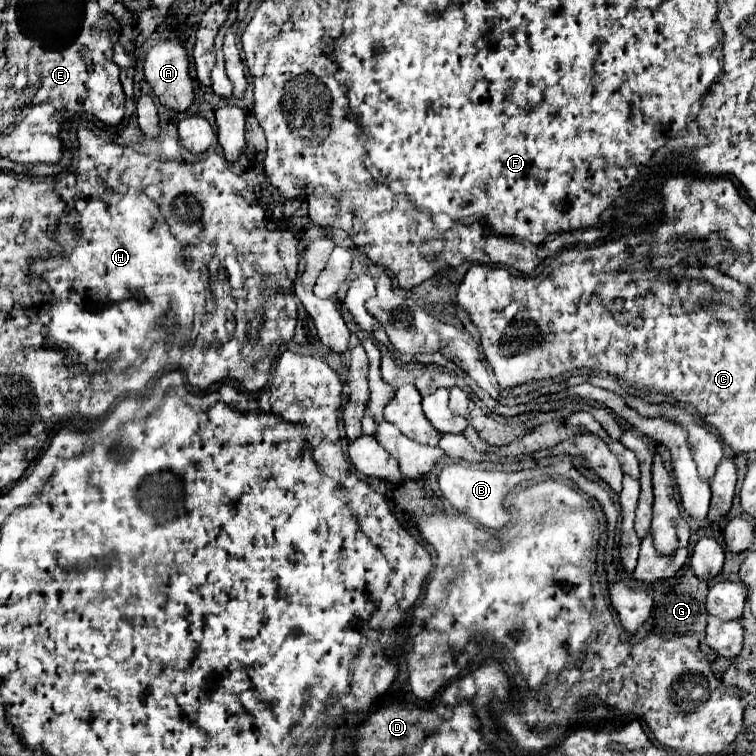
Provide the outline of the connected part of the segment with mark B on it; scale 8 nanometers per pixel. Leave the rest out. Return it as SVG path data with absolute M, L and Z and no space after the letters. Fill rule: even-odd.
M447 462L439 472L439 490L461 514L467 514L485 528L503 528L509 522L509 514L503 508L505 494L519 482L527 480L527 472L505 472L505 470L481 470L463 462Z

